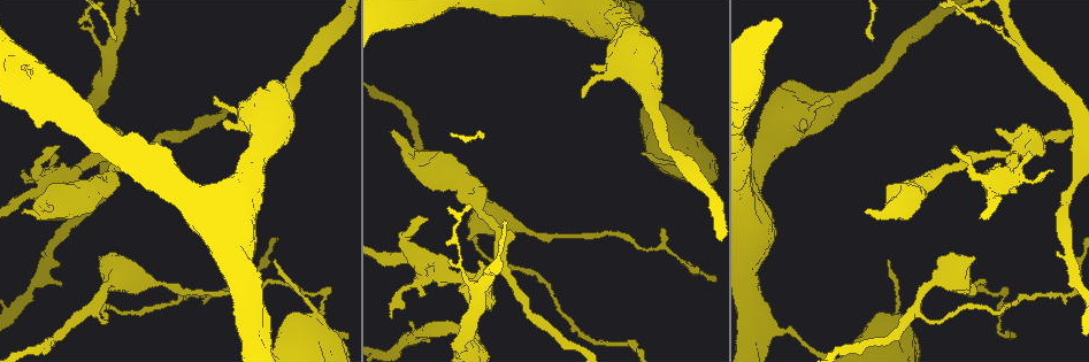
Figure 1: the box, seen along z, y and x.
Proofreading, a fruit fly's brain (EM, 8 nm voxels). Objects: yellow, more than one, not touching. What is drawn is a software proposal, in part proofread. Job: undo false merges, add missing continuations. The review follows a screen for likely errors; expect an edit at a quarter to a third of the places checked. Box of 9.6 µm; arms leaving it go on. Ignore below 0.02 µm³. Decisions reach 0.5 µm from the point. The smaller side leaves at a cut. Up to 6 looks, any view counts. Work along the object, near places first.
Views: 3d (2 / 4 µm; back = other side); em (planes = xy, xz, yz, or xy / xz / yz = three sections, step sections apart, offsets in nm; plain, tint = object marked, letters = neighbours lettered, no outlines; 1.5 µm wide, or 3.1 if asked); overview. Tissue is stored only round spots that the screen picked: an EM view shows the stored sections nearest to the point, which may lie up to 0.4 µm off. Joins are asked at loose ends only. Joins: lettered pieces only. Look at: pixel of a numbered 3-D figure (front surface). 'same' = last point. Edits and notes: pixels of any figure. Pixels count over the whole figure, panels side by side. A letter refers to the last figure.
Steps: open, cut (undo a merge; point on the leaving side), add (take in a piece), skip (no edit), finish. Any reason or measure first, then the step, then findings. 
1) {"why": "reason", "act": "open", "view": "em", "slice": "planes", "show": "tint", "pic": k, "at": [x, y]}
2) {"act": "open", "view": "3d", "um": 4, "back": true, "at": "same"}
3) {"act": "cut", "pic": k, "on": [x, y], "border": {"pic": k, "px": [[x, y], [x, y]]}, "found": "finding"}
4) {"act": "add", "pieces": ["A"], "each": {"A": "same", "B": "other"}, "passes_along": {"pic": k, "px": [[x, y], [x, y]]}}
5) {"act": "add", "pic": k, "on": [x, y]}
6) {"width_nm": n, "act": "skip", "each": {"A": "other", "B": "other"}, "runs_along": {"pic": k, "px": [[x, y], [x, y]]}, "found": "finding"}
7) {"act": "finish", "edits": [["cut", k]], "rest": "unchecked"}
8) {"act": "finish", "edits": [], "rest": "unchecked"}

{"why": "free end", "act": "open", "view": "em", "slice": "yz", "step": 8, "show": "tint", "pic": 1, "at": [424, 219]}

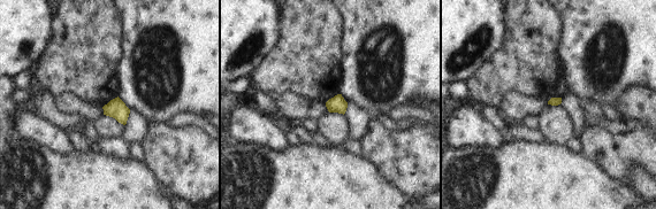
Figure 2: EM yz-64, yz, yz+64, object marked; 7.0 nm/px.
{"why": "cut it another way", "act": "open", "view": "em", "slice": "planes", "show": "letters", "at": "same"}

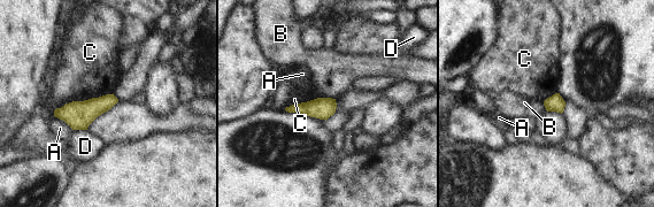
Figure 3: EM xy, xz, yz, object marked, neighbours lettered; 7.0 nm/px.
{"act": "skip", "each": {"A": "other", "B": "other", "C": "other", "D": "other"}, "border": {"pic": 3, "px": [[113, 92], [72, 100], [56, 108]]}, "found": "no lettered piece goes on from it"}

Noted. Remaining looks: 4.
{"why": "branch stops here", "act": "open", "view": "3d", "um": 2, "pic": 1, "at": [390, 131]}

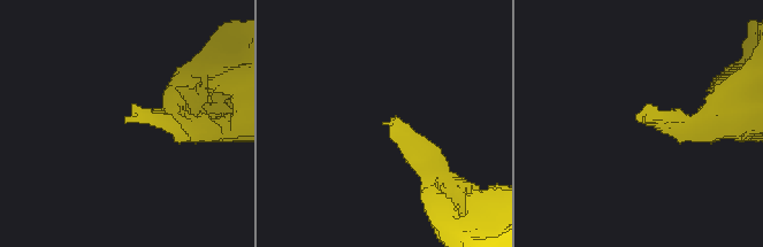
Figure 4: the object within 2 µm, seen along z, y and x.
{"act": "open", "view": "em", "slice": "planes", "show": "letters", "pic": 4, "at": [639, 121]}

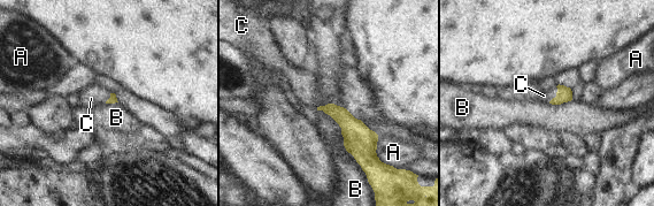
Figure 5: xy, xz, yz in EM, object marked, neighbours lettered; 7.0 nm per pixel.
{"act": "add", "pieces": ["C"], "each": {"A": "other", "B": "other", "C": "same"}, "found": "the neuron continues"}

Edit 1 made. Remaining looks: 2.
{"why": "thick turns thin", "act": "open", "view": "3d", "um": 4, "pic": 1, "at": [793, 331]}

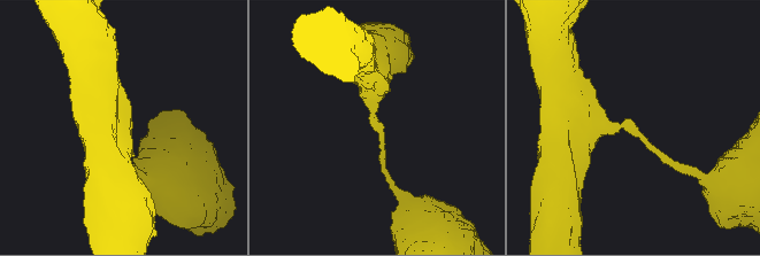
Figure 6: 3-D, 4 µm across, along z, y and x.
{"why": "shape alone is not enough", "act": "open", "view": "em", "slice": "yz", "step": 4, "show": "letters", "pic": 6, "at": [375, 121]}

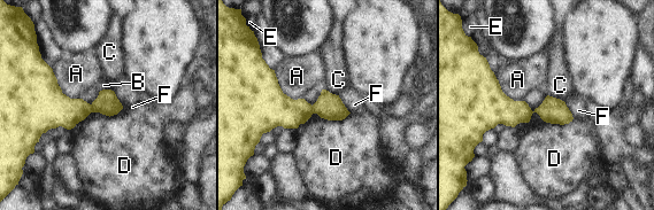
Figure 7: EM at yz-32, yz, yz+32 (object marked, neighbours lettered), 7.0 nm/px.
{"width_nm": 160, "act": "cut", "pic": 7, "on": [107, 103], "each": {"A": "other", "B": "other", "C": "other", "D": "other", "E": "other", "F": "other"}, "found": "a second neuron is stuck on"}

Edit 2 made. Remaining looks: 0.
{"act": "finish", "edits": [["add", 5], ["cut", 7]], "rest": "unchecked"}

